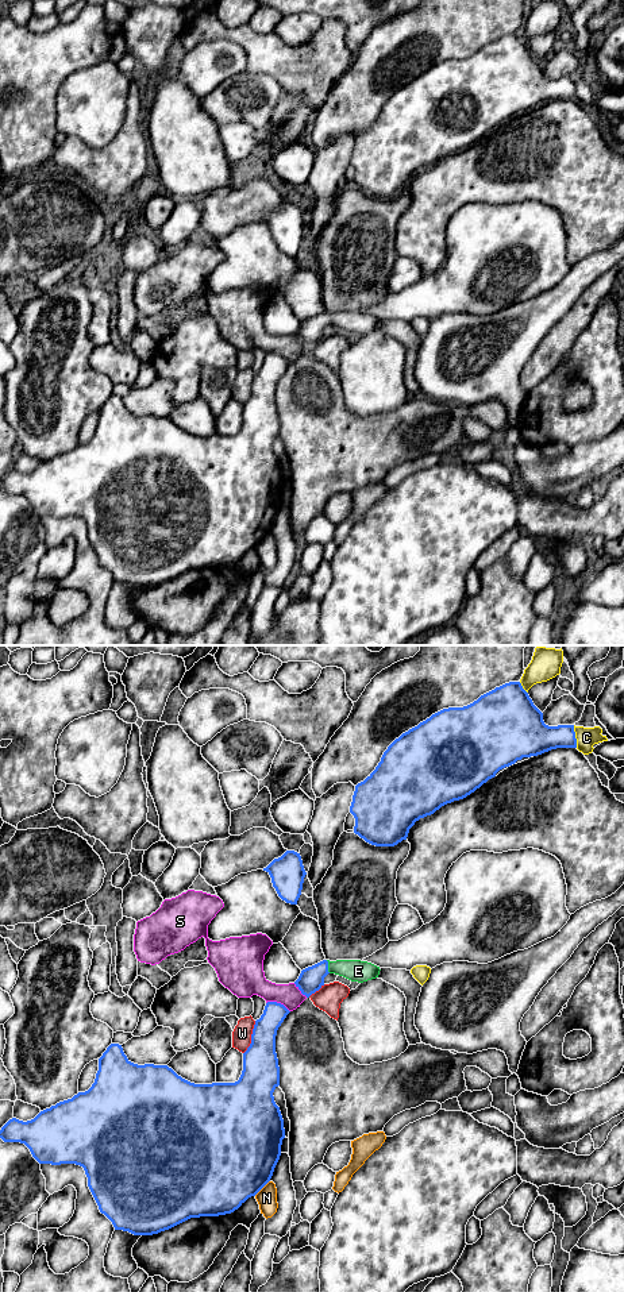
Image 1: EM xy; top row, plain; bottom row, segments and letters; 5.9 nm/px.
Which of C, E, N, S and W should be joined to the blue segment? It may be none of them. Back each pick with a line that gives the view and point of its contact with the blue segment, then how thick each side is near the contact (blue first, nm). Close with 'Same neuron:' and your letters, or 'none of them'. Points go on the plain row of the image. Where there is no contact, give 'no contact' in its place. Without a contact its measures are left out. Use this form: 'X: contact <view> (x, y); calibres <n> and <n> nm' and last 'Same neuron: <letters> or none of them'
E: contact xy (327, 319); calibres 150 and 130 nm
Same neuron: E

